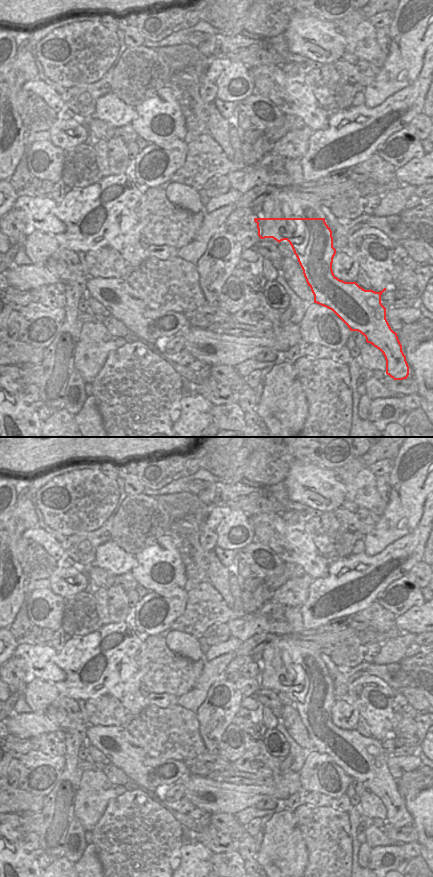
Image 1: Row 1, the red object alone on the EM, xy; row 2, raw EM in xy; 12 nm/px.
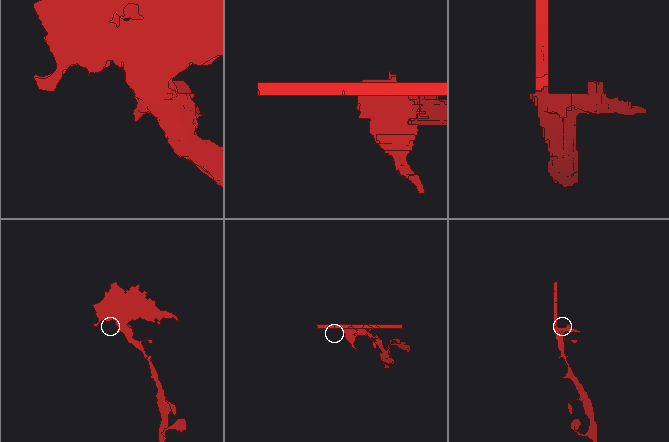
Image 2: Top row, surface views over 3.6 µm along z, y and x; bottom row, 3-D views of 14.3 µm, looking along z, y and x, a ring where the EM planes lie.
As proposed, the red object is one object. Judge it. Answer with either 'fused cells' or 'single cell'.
fused cells

